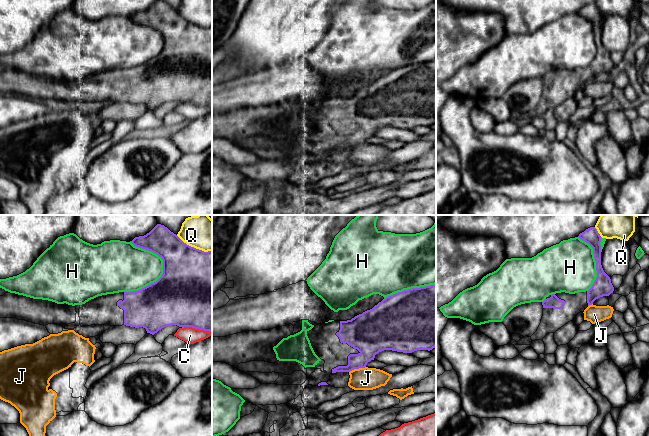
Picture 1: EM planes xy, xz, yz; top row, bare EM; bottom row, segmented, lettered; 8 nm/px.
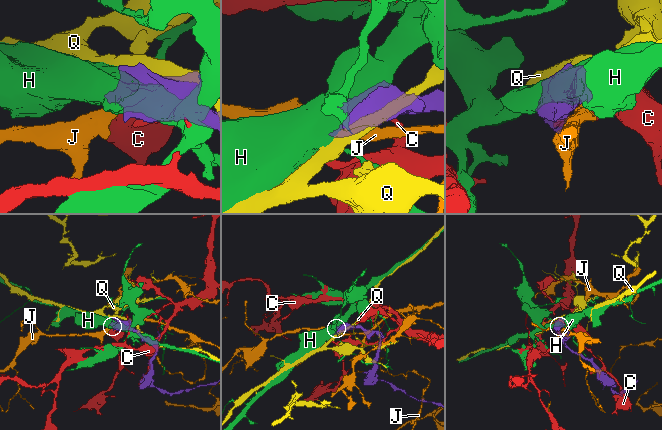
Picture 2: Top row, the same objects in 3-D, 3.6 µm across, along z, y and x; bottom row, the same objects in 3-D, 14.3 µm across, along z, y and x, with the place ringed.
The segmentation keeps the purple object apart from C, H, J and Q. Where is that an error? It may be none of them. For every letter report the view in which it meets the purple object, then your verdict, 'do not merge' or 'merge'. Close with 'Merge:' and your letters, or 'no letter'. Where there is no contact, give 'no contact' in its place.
C: meets purple in xy; do not merge
H: meets purple in xy; do not merge
J: meets purple in xz; do not merge
Q: meets purple in xy; do not merge
Merge: no letter

